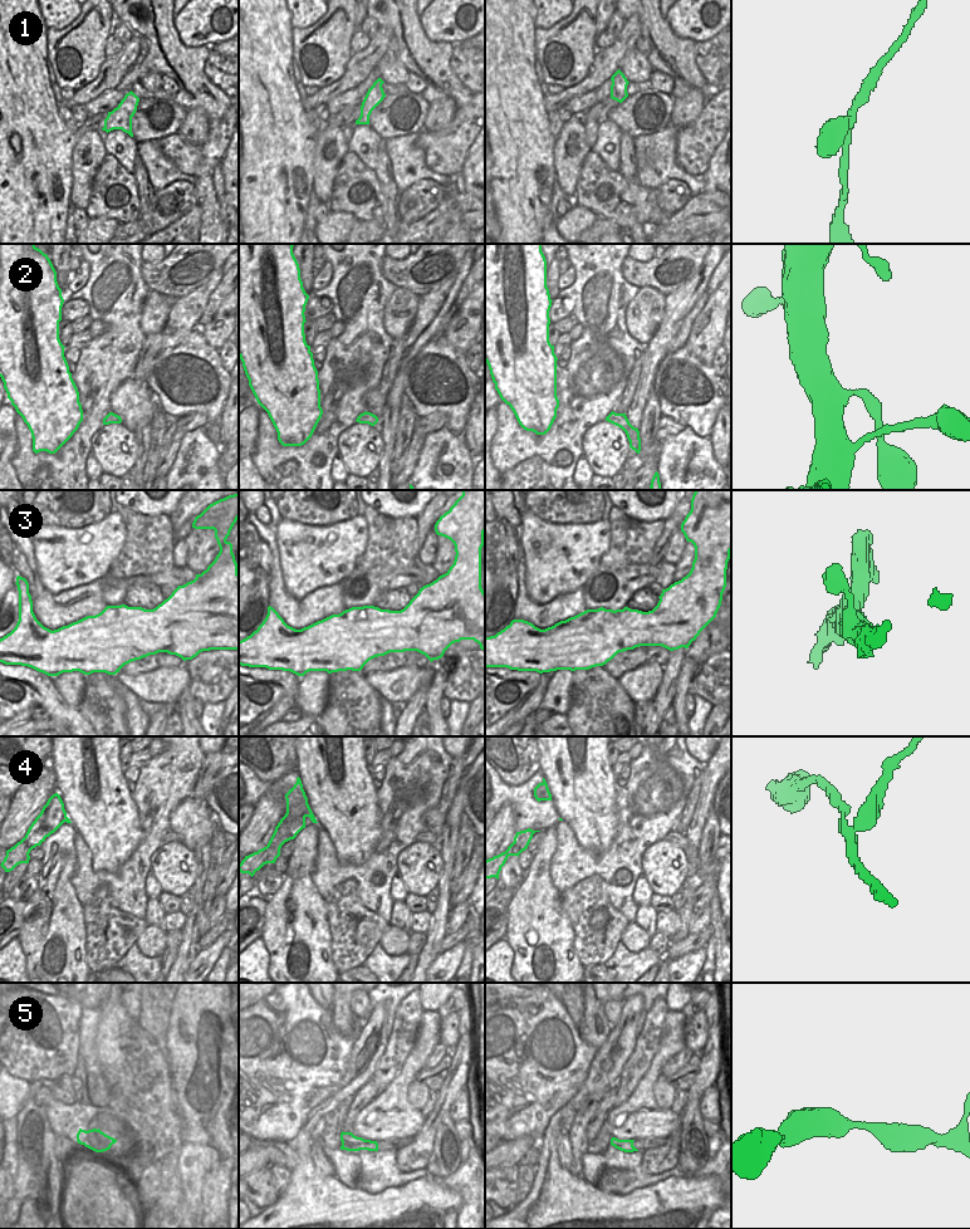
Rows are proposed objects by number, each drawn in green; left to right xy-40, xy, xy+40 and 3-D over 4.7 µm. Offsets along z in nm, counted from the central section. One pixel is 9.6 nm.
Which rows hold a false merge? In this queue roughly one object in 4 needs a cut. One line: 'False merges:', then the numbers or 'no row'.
False merges: 4

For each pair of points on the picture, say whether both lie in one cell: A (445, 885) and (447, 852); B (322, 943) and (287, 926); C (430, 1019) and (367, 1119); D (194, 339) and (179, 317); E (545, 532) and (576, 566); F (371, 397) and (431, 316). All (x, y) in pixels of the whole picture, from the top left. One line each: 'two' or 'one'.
A: one
B: one
C: one
D: two
E: one
F: two

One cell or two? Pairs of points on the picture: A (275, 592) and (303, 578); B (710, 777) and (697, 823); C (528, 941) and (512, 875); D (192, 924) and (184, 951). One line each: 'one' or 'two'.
A: two
B: one
C: two
D: one

